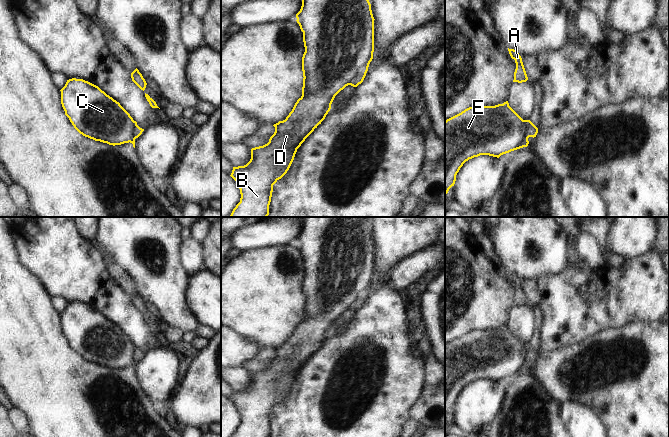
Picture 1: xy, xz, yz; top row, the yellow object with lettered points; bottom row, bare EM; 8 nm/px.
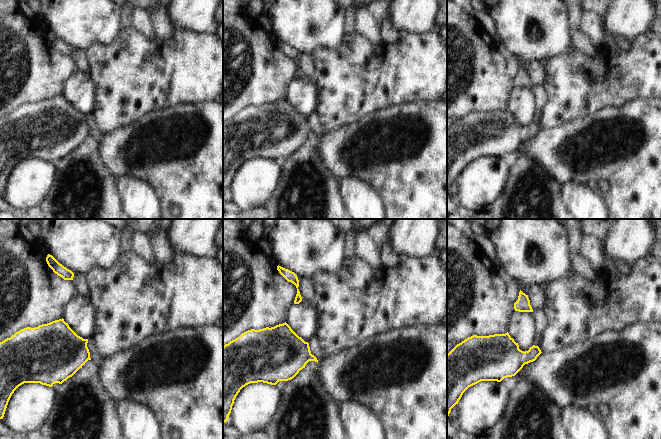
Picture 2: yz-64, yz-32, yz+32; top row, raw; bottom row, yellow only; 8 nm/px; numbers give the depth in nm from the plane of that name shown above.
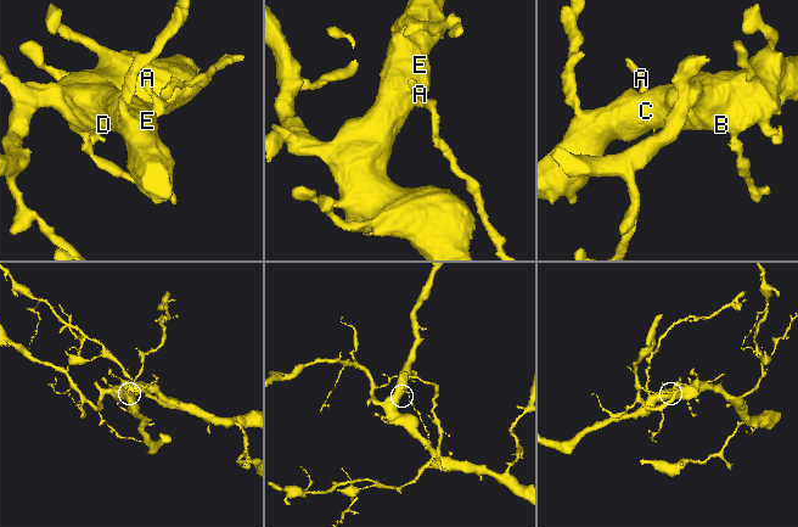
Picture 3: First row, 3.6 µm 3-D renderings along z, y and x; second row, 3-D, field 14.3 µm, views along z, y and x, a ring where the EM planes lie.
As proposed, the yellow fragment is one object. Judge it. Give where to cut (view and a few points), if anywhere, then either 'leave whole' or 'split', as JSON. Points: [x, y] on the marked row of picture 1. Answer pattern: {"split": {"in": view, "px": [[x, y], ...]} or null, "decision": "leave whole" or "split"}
{"split": {"in": "yz", "px": [[531, 122], [525, 132], [525, 140], [520, 147]]}, "decision": "split"}

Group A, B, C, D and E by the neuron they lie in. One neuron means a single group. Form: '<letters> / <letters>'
A / B C D E

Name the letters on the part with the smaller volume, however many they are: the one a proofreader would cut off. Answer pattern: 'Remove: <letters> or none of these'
Remove: A

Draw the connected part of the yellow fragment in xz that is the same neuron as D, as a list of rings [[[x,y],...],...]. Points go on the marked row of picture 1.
[[[302,0],[302,6],[300,11],[296,14],[297,23],[303,32],[303,42],[305,47],[305,52],[302,57],[302,71],[303,71],[303,87],[302,96],[295,103],[292,111],[286,117],[285,120],[279,121],[274,124],[275,132],[270,137],[269,142],[263,146],[255,147],[251,149],[251,159],[244,166],[233,167],[231,177],[236,181],[238,188],[240,189],[240,202],[233,209],[229,217],[267,217],[269,215],[269,205],[271,202],[273,185],[281,179],[289,170],[297,149],[305,141],[305,139],[314,131],[315,128],[325,119],[326,115],[331,109],[331,104],[335,96],[343,90],[349,83],[356,77],[359,71],[366,71],[369,67],[370,62],[373,59],[374,52],[374,17],[371,10],[371,4],[369,0]]]

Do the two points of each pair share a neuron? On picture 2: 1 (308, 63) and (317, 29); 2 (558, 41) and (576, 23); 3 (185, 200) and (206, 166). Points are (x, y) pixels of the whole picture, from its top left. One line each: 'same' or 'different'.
1: different
2: different
3: same

